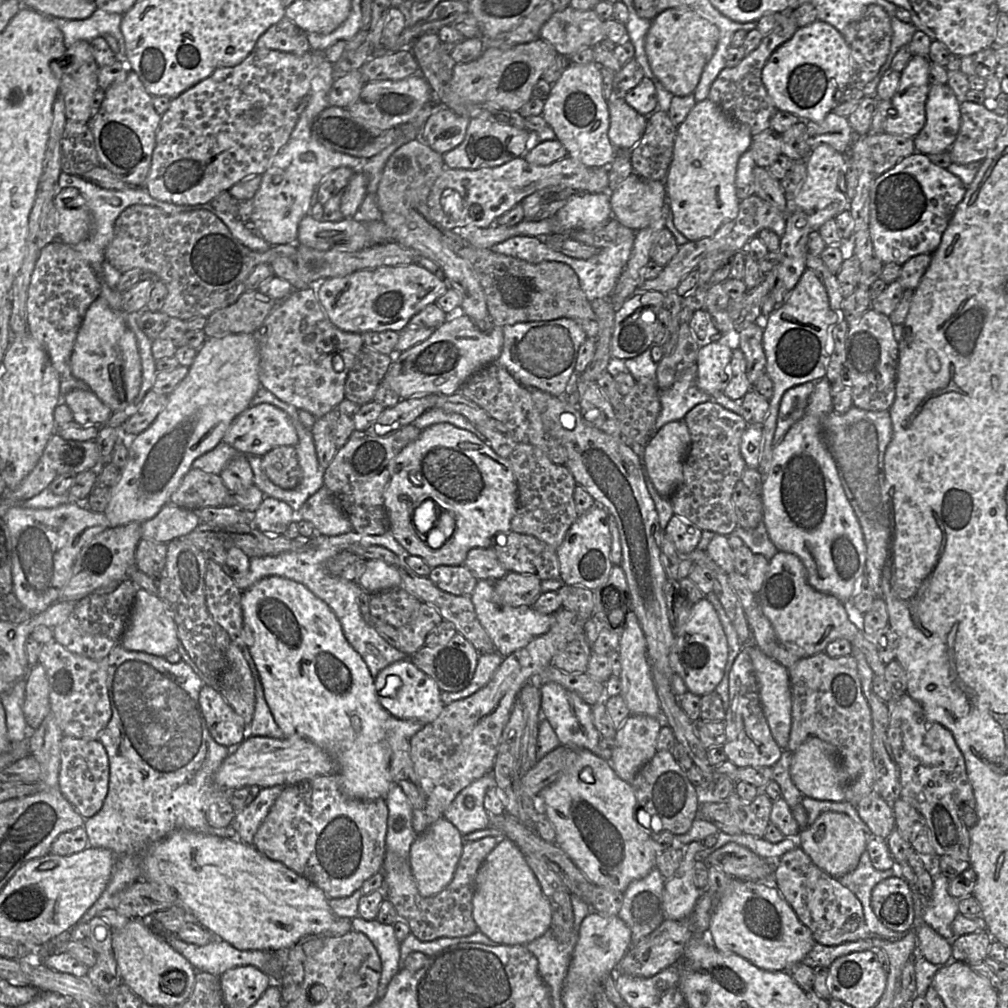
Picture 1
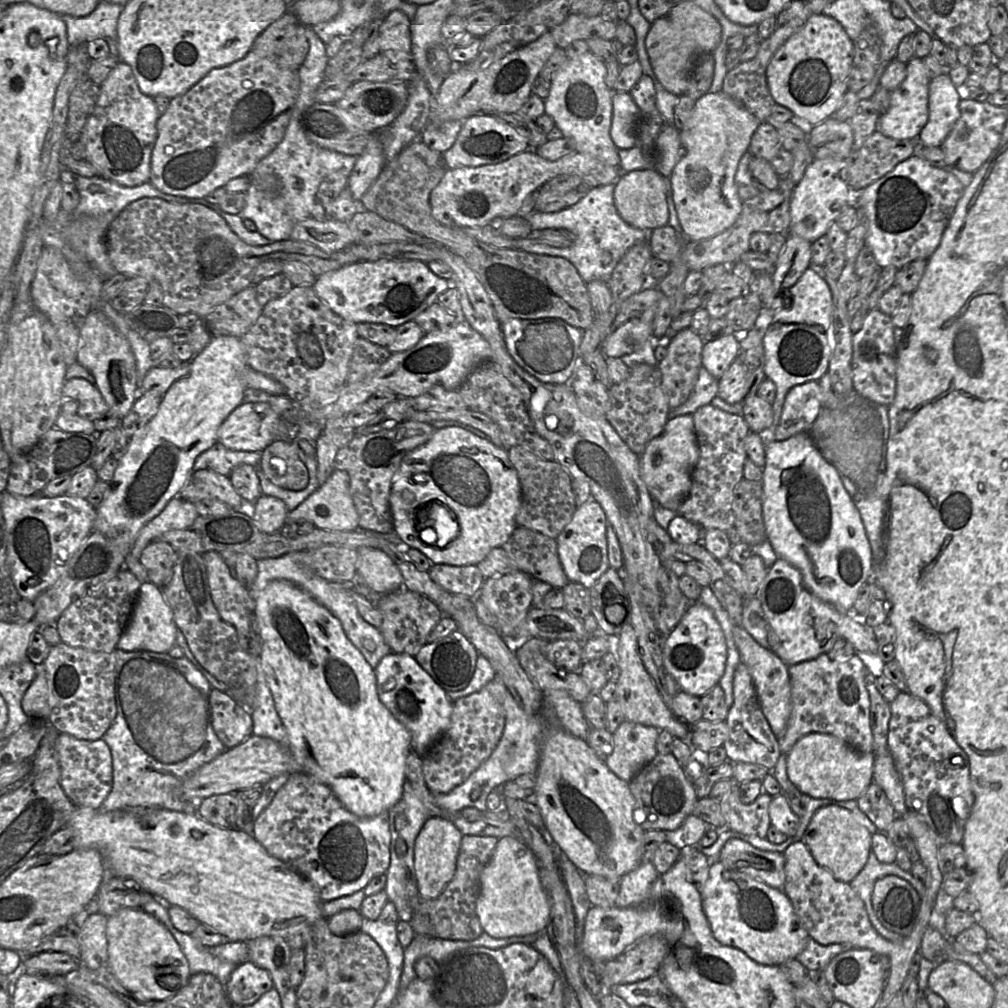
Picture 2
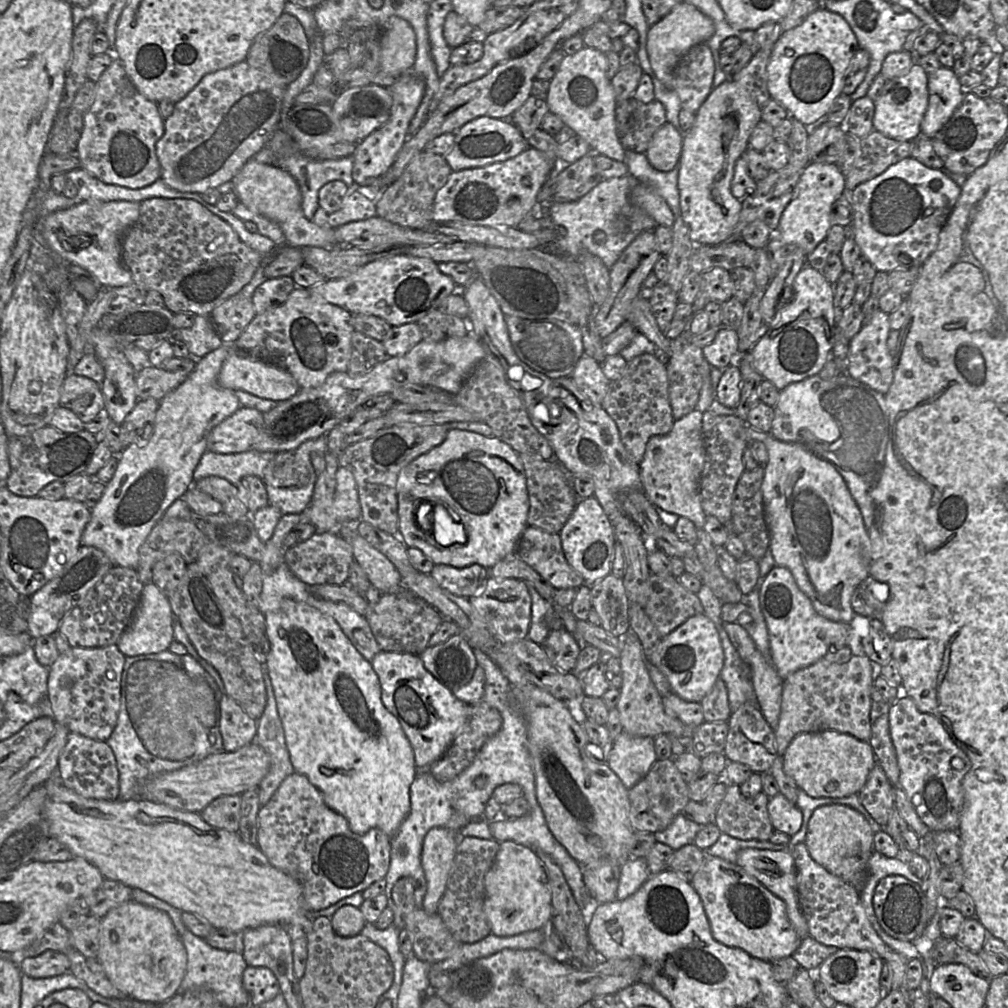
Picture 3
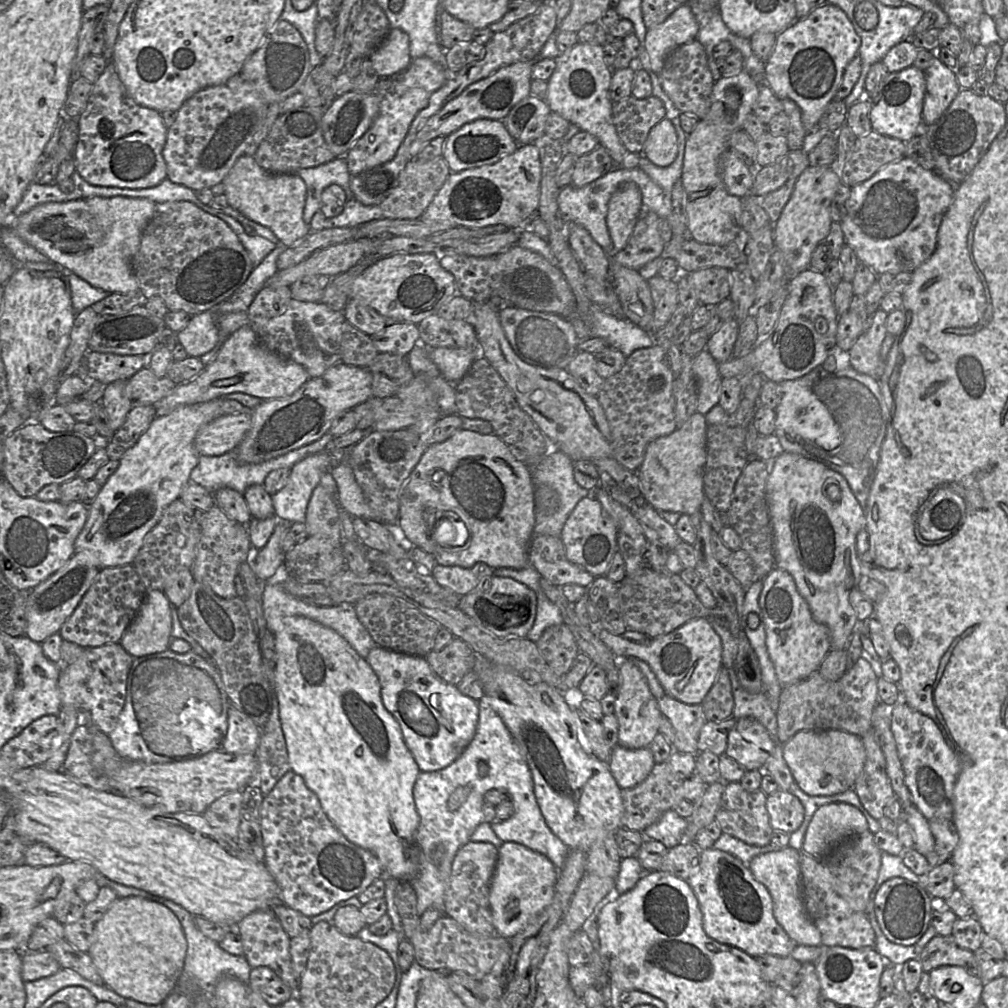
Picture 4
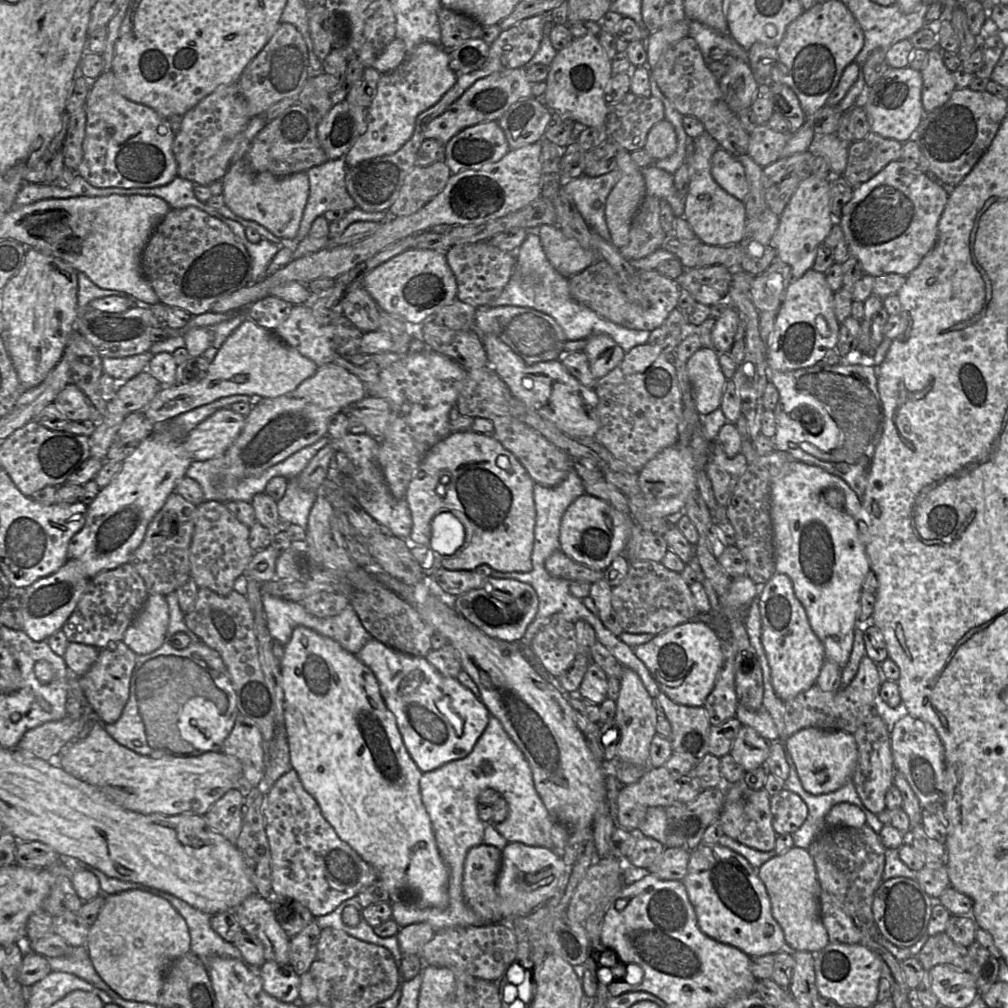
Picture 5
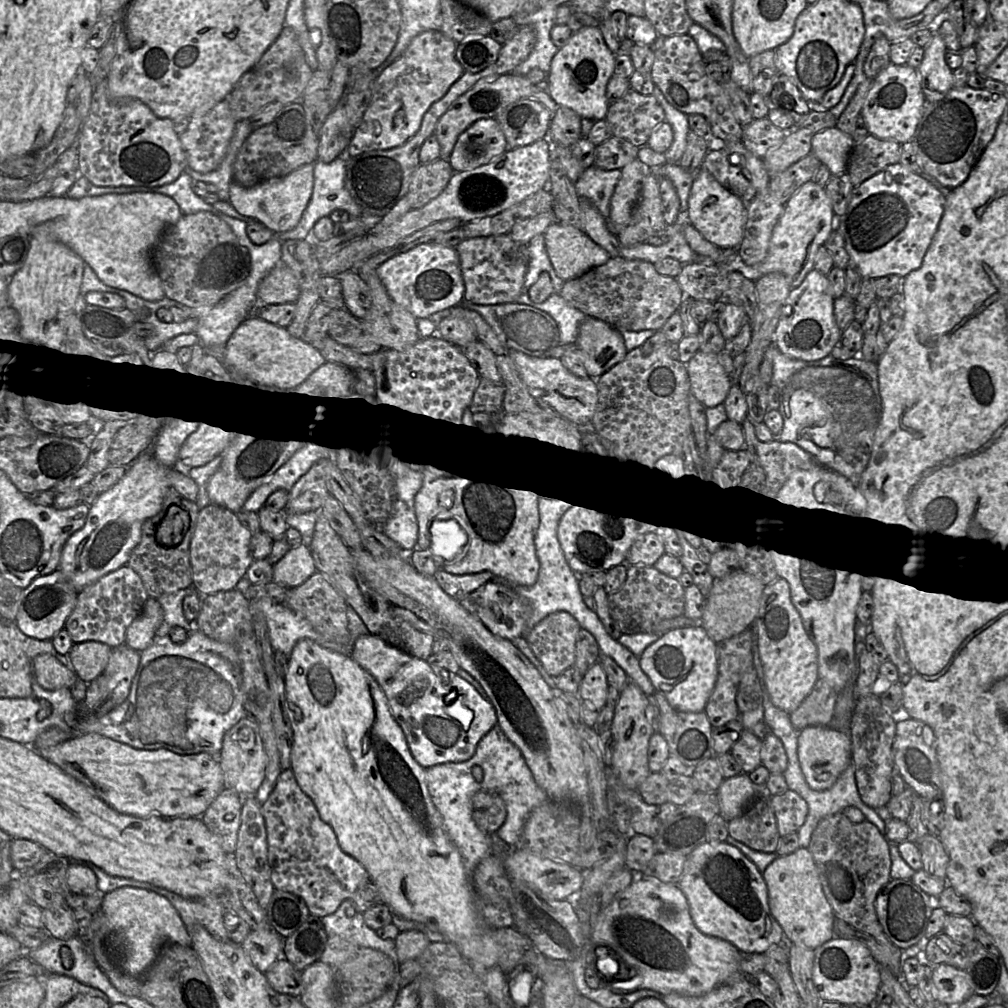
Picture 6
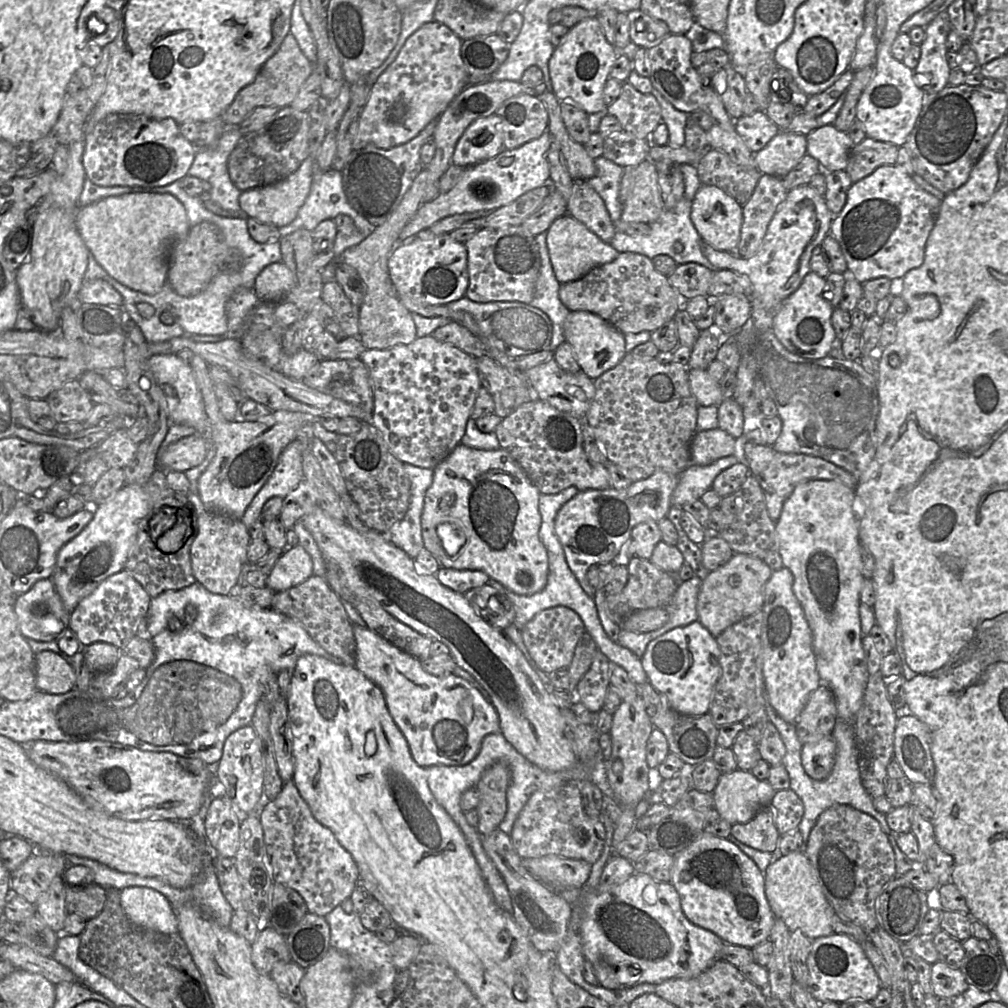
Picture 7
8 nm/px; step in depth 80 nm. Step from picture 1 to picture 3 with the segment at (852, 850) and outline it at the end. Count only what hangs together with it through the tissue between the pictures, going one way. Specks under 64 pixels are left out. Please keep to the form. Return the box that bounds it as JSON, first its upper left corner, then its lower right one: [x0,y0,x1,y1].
[804,804,874,882]

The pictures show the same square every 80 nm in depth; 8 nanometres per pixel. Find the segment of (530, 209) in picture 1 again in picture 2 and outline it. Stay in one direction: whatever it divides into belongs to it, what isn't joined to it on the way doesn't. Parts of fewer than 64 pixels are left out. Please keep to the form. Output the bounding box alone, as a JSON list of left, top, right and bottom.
[534,174,591,213]

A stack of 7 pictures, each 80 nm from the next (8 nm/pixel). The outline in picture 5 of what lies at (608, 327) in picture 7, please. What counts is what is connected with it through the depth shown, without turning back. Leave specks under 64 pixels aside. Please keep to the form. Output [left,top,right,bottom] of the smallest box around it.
[583,334,625,379]

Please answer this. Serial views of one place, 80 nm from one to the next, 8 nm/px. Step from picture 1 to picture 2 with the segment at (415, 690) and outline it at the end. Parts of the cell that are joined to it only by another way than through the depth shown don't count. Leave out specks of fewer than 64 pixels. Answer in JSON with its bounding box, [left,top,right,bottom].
[375,652,453,758]

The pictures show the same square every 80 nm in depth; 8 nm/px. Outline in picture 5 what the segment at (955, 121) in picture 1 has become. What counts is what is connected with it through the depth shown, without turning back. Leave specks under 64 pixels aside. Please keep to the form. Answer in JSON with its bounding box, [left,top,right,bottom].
[920,47,957,113]

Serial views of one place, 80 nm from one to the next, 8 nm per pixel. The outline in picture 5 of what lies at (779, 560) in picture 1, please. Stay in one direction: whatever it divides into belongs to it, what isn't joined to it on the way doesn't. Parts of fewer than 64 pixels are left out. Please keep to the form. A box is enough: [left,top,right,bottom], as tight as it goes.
[758,572,825,701]

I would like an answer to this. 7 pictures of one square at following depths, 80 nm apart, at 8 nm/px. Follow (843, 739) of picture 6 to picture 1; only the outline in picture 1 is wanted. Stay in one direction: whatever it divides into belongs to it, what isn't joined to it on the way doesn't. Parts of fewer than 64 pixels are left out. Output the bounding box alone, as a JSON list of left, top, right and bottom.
[790,736,847,802]

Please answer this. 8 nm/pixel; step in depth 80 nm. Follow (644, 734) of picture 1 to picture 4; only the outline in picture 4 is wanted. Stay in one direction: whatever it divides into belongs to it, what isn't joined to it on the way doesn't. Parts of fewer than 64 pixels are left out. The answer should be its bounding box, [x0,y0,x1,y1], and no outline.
[608,745,655,789]

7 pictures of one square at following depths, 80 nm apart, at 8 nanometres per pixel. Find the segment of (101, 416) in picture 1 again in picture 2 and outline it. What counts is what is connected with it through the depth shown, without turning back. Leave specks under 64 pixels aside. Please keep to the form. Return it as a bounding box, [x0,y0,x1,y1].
[62,378,109,422]

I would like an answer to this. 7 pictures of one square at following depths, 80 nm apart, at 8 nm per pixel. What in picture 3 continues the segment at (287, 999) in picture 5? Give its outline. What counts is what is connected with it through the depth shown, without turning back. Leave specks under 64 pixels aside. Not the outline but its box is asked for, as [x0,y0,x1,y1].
[243,966,281,1007]

